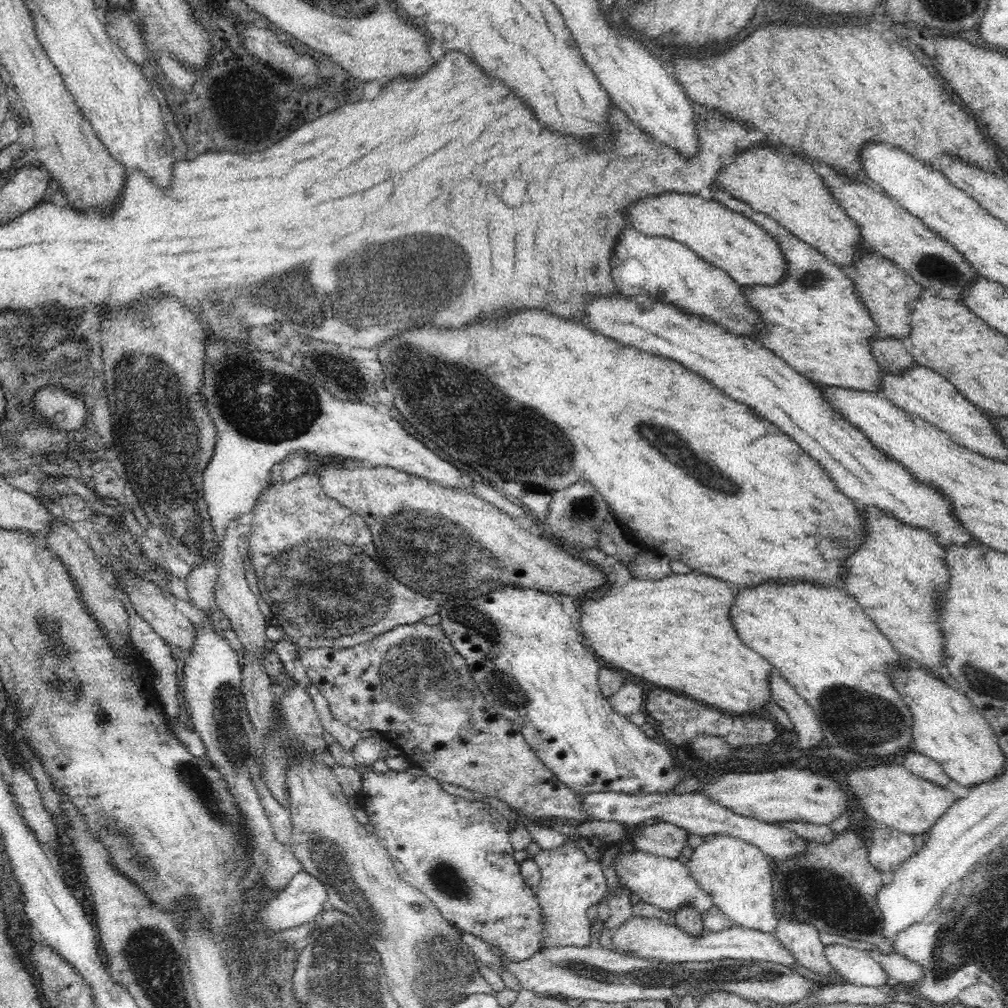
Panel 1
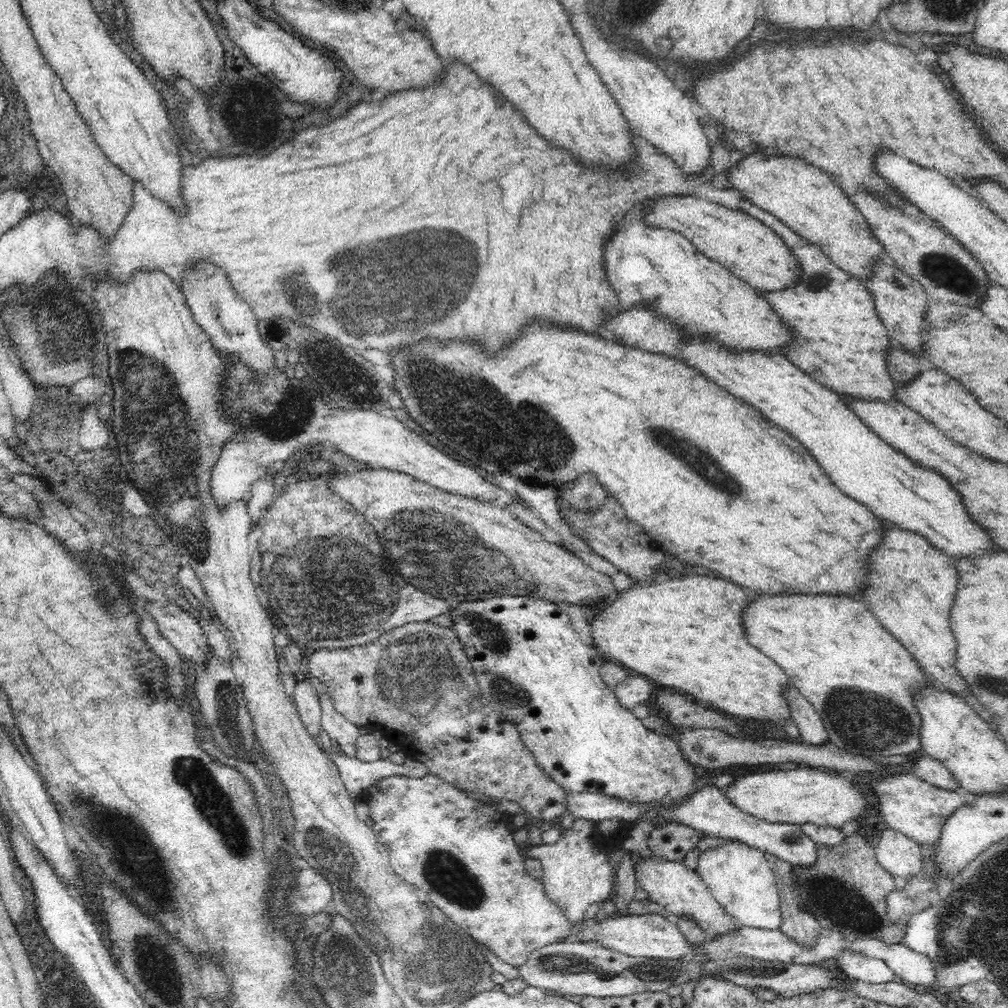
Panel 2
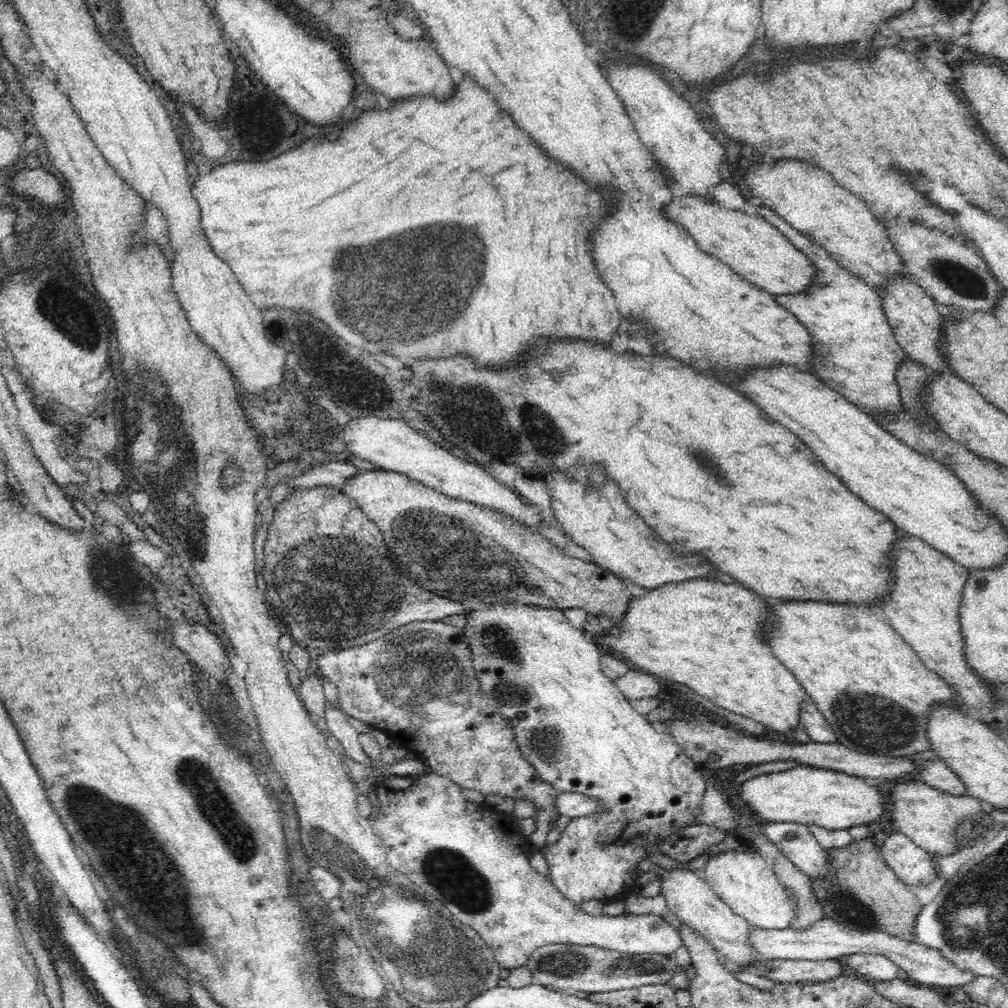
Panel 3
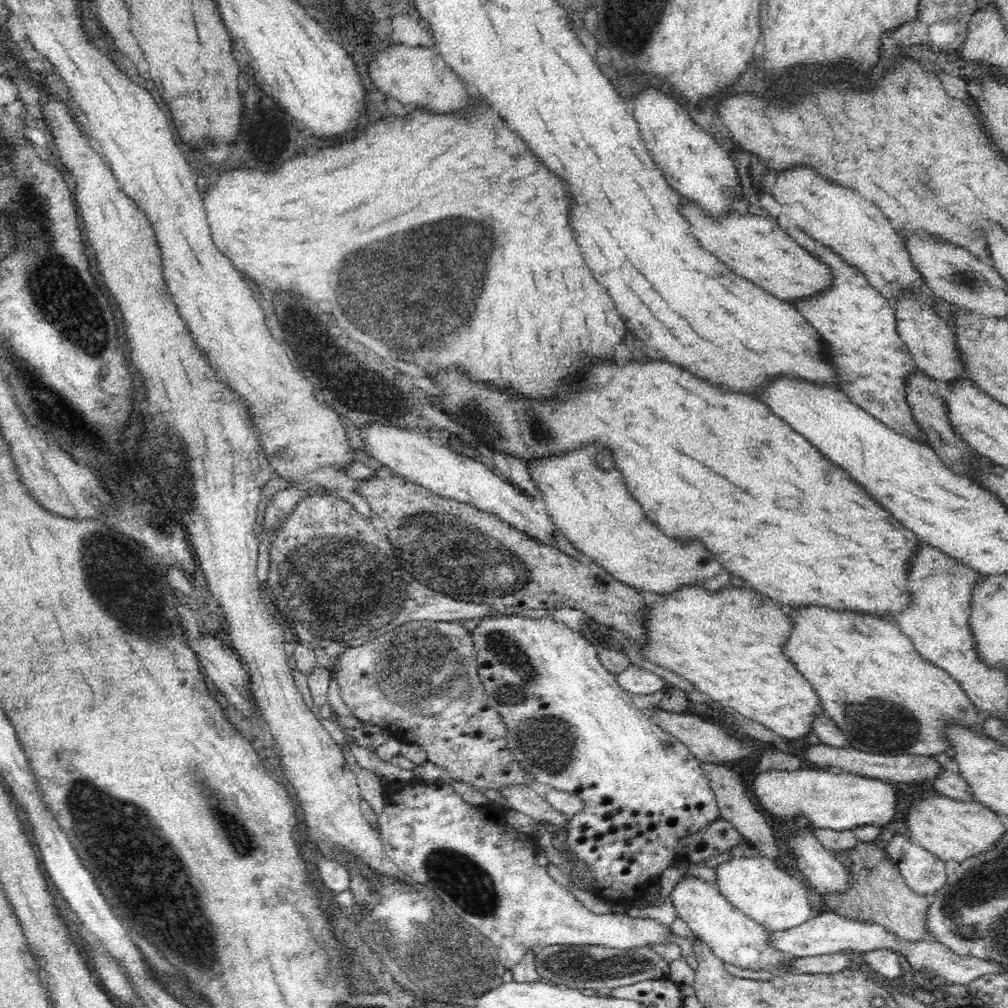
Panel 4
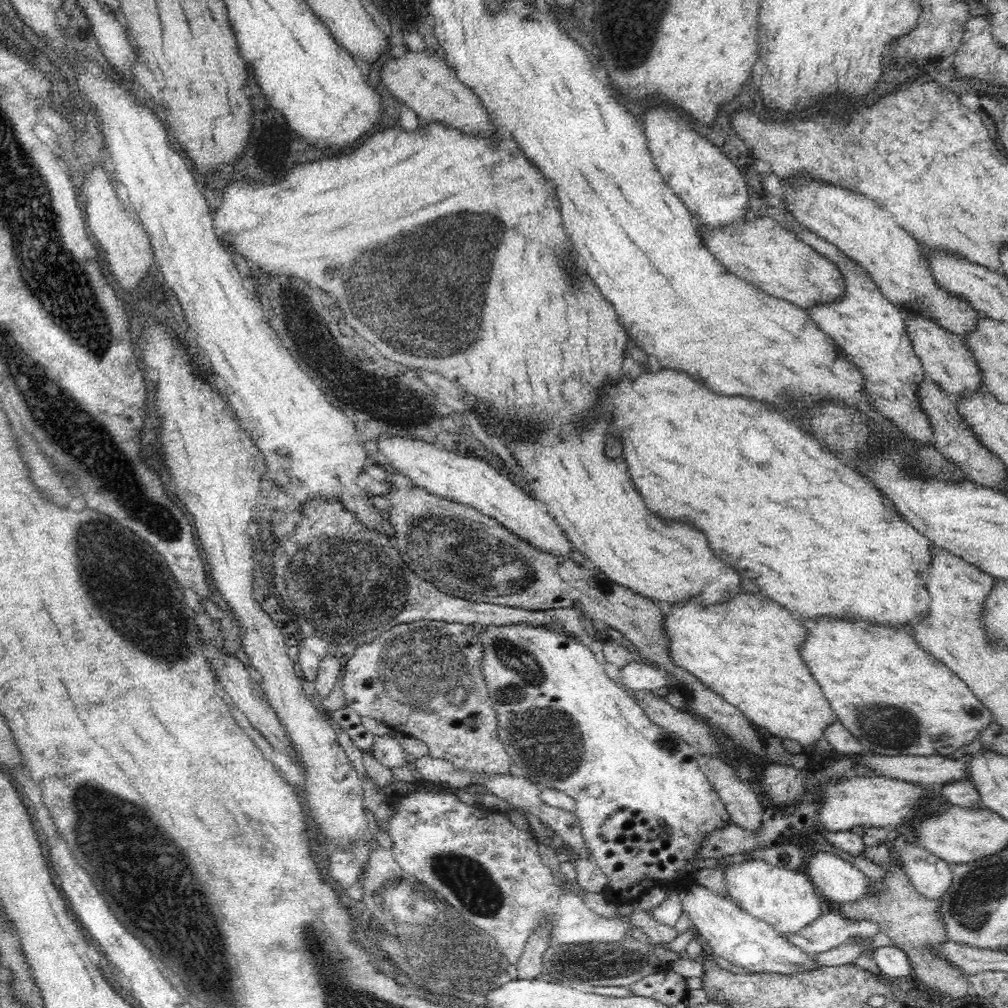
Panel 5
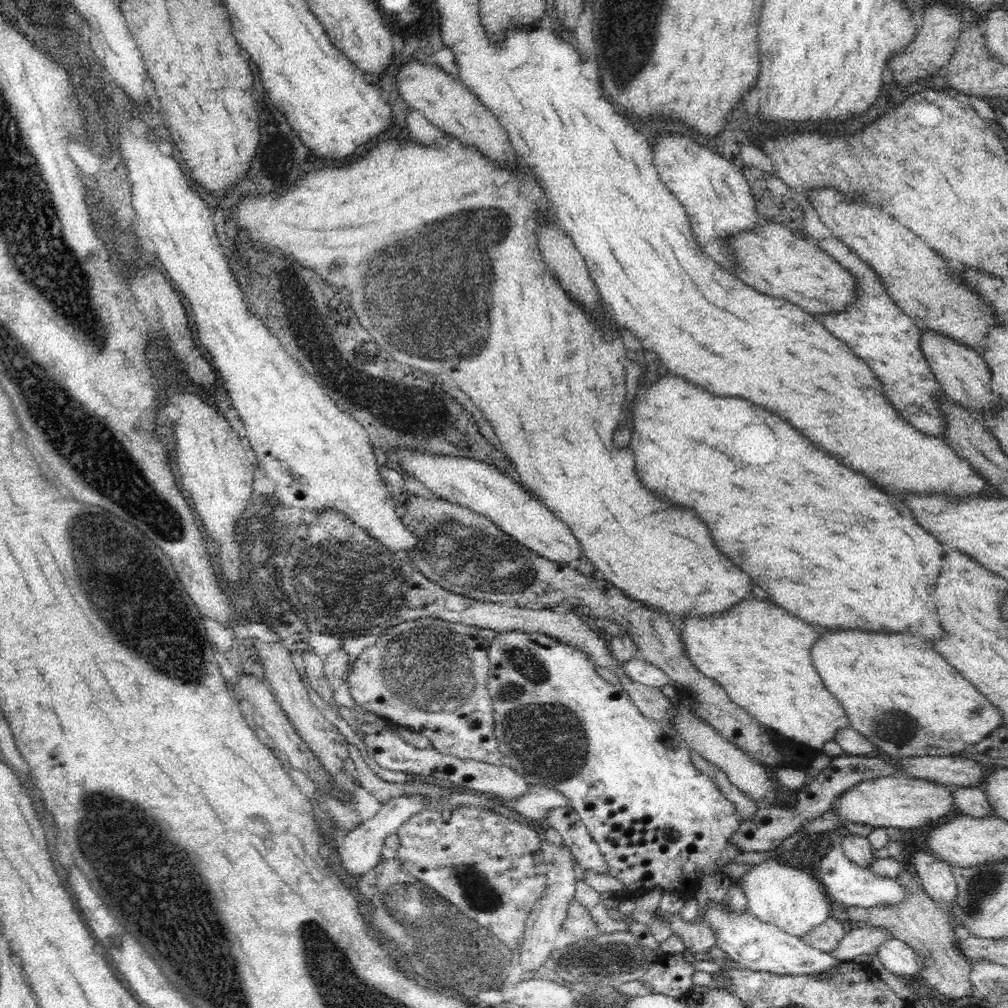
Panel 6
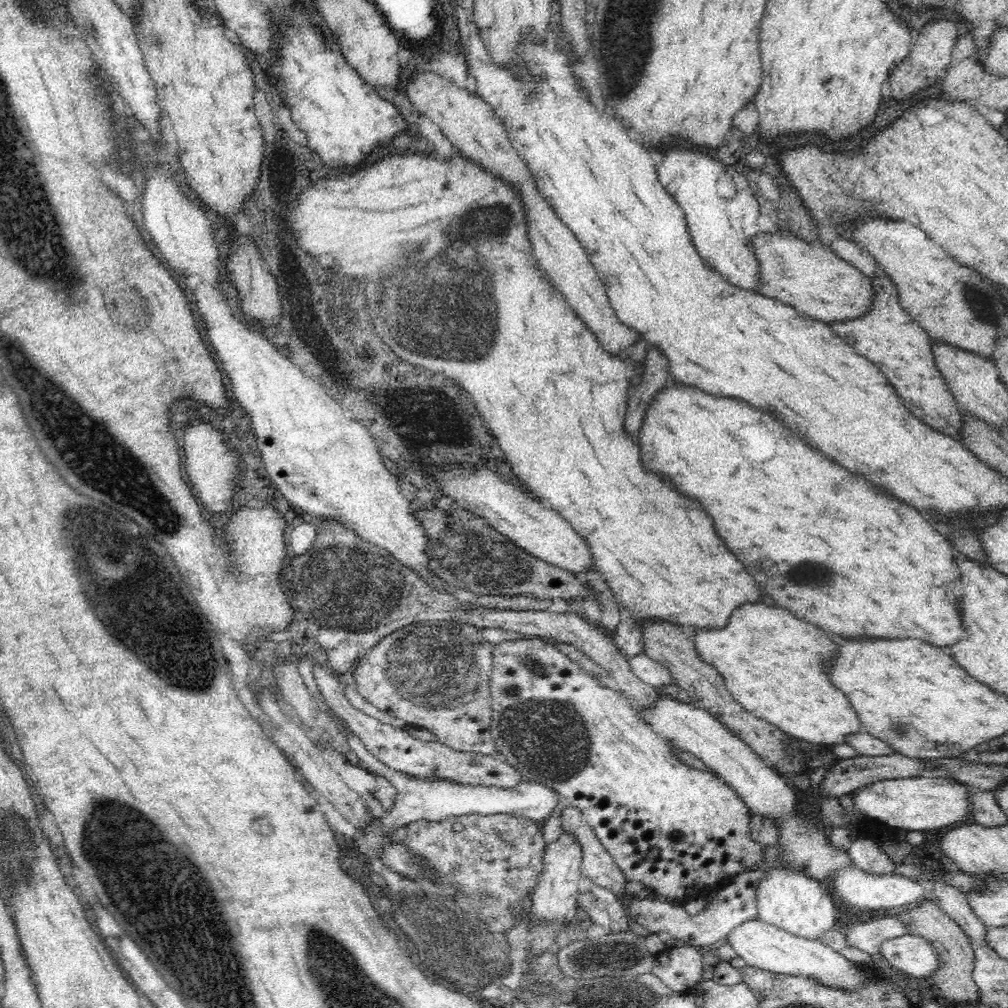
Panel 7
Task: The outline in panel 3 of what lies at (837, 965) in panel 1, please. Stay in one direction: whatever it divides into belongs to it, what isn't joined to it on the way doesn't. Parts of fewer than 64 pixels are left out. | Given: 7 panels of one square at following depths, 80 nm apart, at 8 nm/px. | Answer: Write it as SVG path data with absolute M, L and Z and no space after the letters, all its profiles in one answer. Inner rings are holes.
M853 953L845 958L847 972L858 973L868 981L892 981L897 979L898 967L882 955Z

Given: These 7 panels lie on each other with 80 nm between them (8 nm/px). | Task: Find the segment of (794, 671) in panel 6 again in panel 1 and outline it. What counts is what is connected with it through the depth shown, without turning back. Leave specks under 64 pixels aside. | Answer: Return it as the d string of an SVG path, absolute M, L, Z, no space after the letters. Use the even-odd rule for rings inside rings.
M672 574L660 580L632 577L623 586L611 579L610 588L600 600L580 602L580 634L605 666L626 670L626 674L640 676L656 687L674 690L729 714L761 714L766 704L773 702L769 676L774 668L738 640L734 623L730 622L732 600L734 586L704 574Z

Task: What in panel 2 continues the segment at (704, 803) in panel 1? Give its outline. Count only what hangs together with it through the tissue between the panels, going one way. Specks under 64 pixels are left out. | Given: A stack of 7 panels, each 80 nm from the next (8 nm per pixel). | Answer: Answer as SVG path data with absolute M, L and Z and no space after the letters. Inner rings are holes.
M706 785L702 787L701 790L696 791L689 799L678 806L664 807L664 805L658 803L655 810L661 814L661 818L671 820L672 823L684 824L710 836L735 839L757 848L763 853L769 852L791 865L808 868L817 859L818 845L800 830L800 825L770 823L746 814L727 800L716 786ZM568 793L568 821L586 820L619 820L631 824L646 814L648 805L630 803L624 799L598 793Z

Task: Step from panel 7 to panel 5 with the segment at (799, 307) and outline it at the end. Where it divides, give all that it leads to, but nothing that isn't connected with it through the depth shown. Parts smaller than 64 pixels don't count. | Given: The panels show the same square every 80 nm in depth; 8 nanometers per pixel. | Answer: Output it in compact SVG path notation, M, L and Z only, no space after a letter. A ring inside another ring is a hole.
M751 215L745 221L738 221L710 229L709 233L700 232L700 227L695 227L695 229L703 240L705 247L731 273L760 288L767 295L787 300L796 304L796 306L809 310L809 308L818 303L831 303L844 294L845 282L838 267L830 262L830 260L818 254L811 246L798 240L793 232L790 232L785 225L782 225L773 217Z

